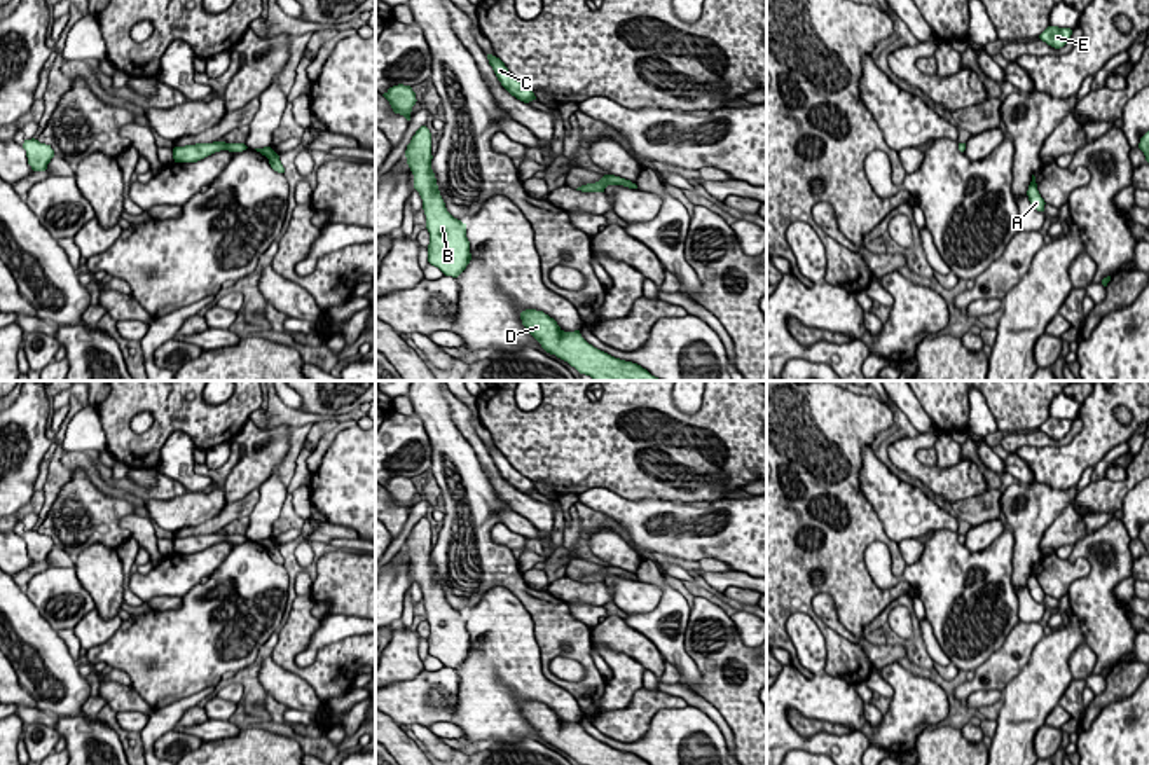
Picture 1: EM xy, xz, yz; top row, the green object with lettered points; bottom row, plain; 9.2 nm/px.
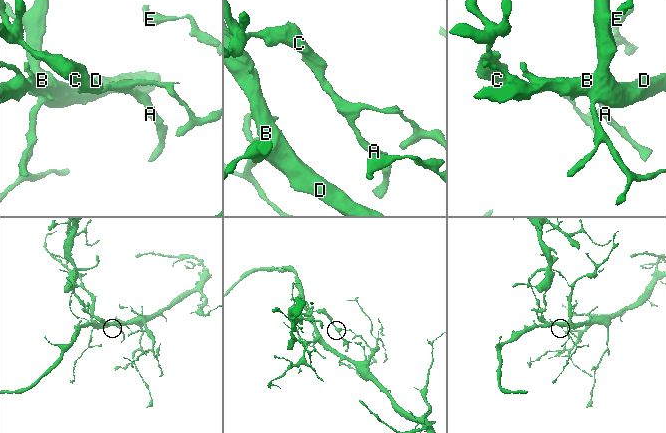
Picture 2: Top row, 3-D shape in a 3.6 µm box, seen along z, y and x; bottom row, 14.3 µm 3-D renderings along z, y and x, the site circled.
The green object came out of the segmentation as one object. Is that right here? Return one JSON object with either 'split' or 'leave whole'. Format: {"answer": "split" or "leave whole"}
{"answer": "split"}

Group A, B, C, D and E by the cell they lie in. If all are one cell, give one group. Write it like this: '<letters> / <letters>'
A C / B D E

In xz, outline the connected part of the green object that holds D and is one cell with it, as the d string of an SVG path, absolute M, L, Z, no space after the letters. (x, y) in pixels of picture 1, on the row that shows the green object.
M526 309L520 313L520 320L547 353L568 362L594 381L662 381L637 363L615 358L594 348L581 337L580 330L564 332L543 311Z

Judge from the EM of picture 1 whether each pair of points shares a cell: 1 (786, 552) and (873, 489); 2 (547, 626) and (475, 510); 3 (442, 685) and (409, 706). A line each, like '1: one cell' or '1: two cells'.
1: two cells
2: one cell
3: one cell

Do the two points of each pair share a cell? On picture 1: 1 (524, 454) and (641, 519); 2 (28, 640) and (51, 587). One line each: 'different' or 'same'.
1: different
2: different

